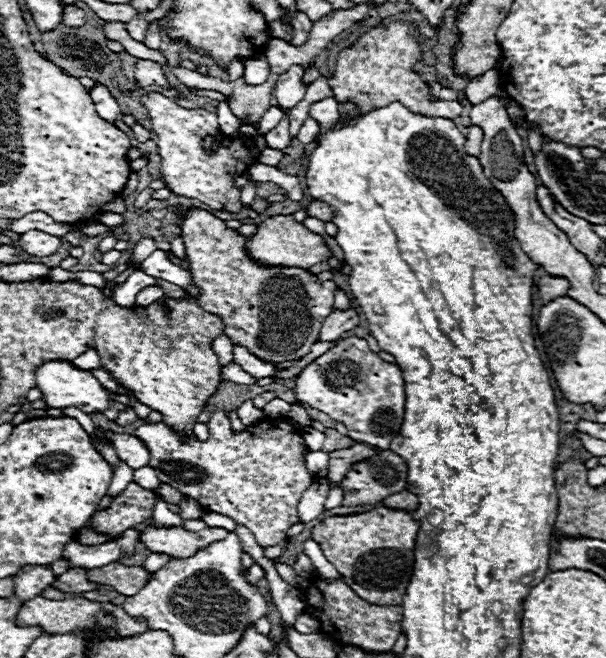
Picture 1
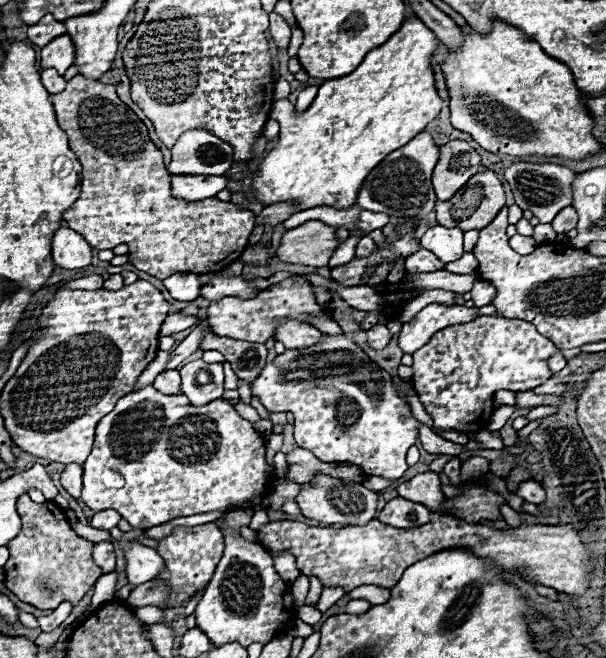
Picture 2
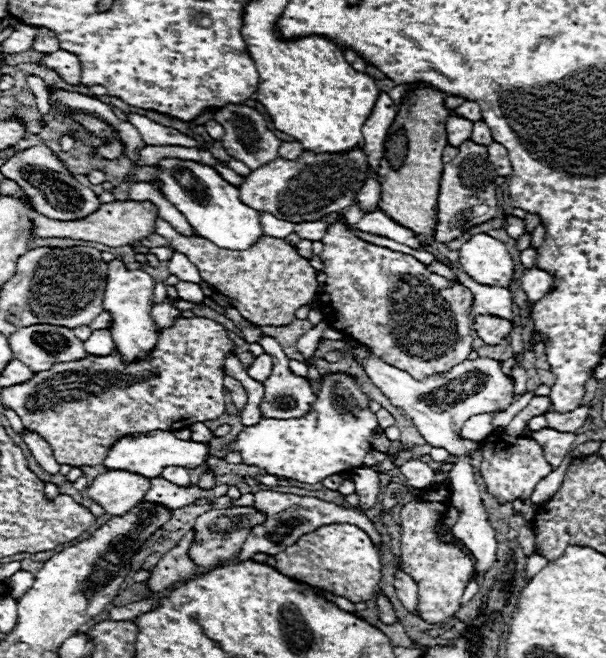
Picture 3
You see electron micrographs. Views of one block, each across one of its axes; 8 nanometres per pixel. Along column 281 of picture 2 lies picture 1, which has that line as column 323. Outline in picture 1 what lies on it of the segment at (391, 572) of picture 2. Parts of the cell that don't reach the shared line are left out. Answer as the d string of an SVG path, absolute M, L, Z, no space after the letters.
M378 506L362 514L330 516L312 528L312 538L360 598L380 606L400 606L412 576L418 530L420 522L410 512Z

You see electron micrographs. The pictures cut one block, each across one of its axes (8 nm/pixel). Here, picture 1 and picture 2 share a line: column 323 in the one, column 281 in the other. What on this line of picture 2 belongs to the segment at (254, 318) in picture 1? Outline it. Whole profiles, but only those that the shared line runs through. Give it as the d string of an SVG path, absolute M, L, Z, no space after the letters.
M296 274L278 284L272 284L266 290L262 290L256 298L250 298L250 300L228 296L208 306L208 322L214 334L228 336L234 340L256 342L256 344L264 344L268 338L274 338L276 324L290 320L290 318L308 324L312 316L326 316L334 320L334 314L316 302L314 286L308 282L306 274Z

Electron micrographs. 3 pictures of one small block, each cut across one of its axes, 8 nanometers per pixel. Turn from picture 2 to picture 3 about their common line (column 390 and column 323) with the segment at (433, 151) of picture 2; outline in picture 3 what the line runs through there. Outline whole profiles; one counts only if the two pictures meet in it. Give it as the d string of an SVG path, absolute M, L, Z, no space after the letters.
M352 148L348 152L334 152L334 154L330 154L330 152L314 154L314 152L306 150L296 160L276 158L274 162L266 164L264 168L252 170L252 174L244 178L244 184L238 186L238 190L240 190L240 198L250 208L268 212L268 214L272 214L280 220L288 220L288 222L316 222L316 220L322 220L330 212L340 212L346 206L350 206L356 198L356 192L364 186L368 170L370 170L370 166L366 162L366 154L362 148Z

